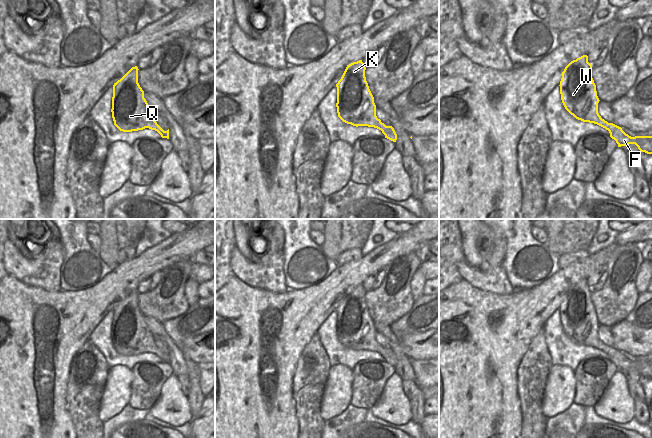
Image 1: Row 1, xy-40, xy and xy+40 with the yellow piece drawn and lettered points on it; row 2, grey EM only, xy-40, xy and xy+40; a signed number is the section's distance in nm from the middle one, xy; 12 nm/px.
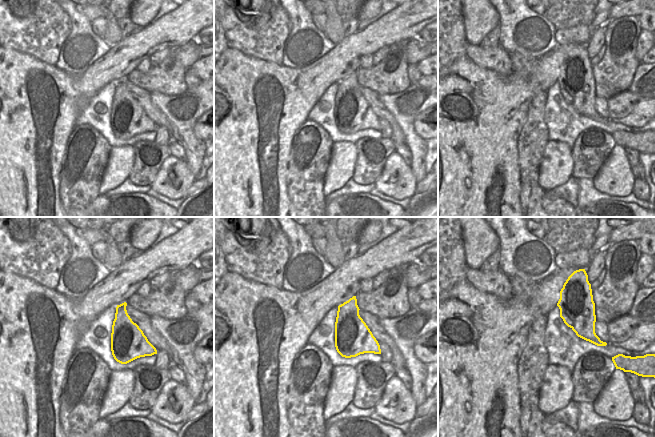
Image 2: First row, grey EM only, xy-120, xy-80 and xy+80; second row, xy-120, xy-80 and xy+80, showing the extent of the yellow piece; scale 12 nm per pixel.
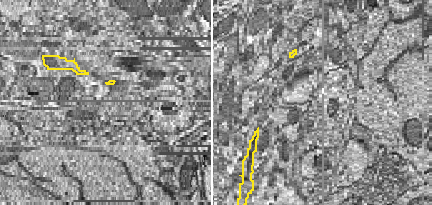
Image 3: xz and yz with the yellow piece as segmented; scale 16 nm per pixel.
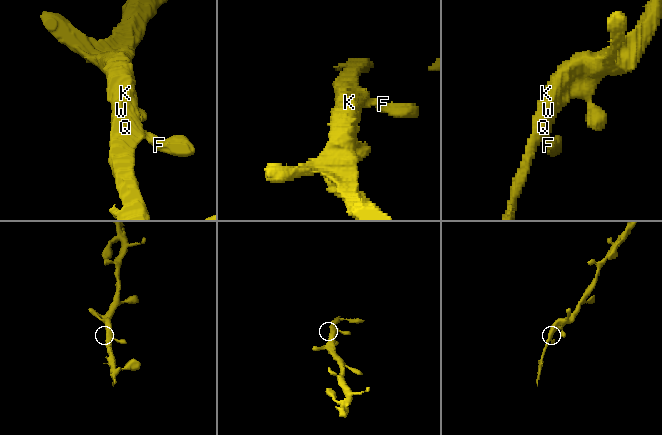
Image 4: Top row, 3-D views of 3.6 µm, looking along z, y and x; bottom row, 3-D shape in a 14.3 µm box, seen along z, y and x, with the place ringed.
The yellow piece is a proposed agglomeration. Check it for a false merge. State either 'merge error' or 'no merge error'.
no merge error

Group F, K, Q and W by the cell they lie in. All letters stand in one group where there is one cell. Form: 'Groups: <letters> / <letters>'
Groups: F K Q W.

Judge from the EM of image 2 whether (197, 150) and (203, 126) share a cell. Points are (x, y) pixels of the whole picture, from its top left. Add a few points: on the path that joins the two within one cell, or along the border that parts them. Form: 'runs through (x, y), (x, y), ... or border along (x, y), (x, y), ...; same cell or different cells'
border along (198, 136), (203, 141); different cells

